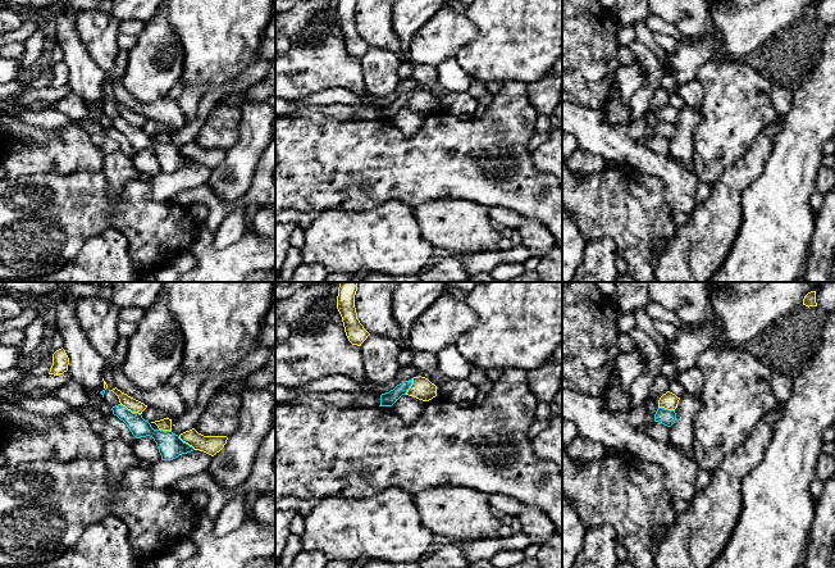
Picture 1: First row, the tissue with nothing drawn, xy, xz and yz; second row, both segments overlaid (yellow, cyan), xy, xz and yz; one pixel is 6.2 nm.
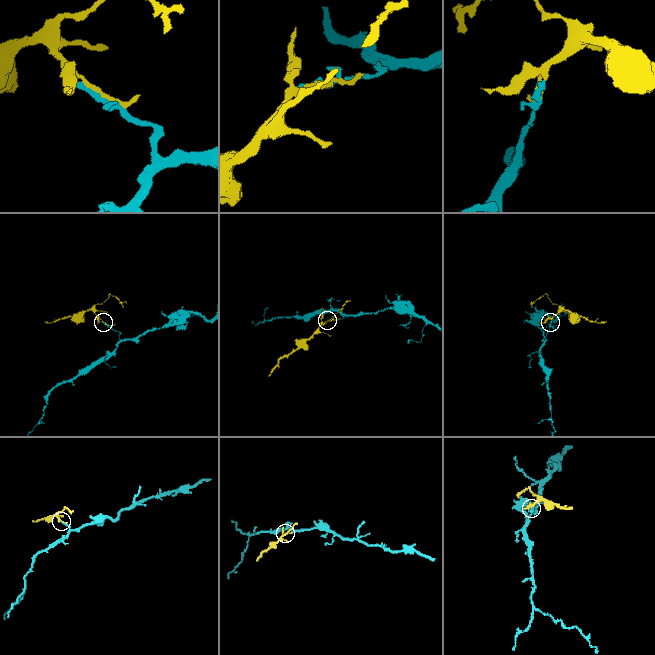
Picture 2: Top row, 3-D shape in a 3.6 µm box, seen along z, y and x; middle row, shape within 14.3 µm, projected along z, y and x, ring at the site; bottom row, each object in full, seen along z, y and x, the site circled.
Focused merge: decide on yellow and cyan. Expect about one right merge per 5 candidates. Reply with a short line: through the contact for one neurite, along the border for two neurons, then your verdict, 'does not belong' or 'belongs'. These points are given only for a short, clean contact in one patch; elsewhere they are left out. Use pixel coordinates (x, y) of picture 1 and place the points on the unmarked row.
does not belong

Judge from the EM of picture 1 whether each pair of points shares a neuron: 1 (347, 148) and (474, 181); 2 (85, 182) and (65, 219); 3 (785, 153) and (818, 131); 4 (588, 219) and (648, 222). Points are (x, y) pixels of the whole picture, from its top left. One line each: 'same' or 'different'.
1: same
2: same
3: same
4: same

